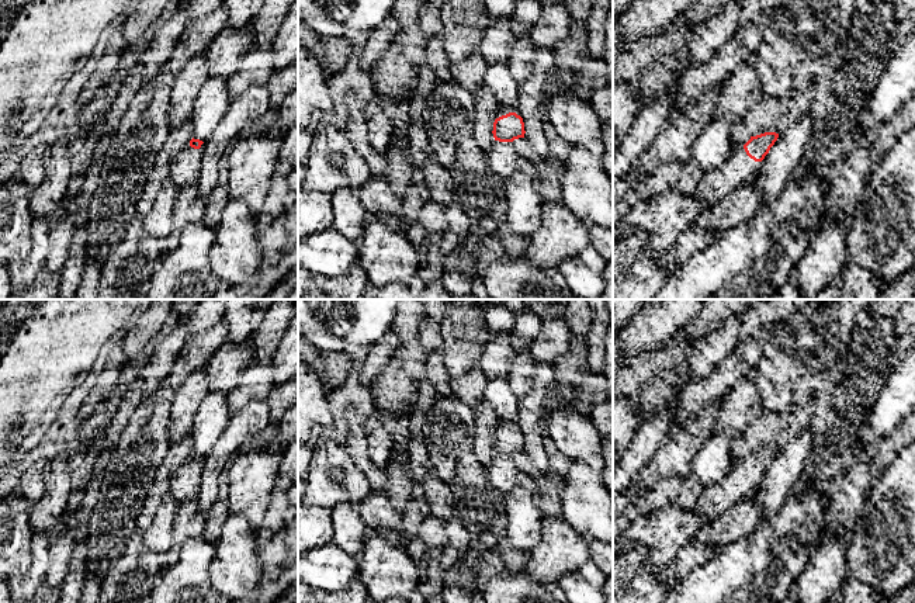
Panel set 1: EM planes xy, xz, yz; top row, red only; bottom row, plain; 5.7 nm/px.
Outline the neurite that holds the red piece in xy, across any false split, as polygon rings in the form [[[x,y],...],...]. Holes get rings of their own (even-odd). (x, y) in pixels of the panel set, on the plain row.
[[[193,453],[176,471],[170,481],[170,493],[179,505],[198,498],[204,467],[205,457]]]

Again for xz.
[[[499,420],[493,437],[493,453],[499,457],[513,457],[524,453],[524,437],[517,422]]]

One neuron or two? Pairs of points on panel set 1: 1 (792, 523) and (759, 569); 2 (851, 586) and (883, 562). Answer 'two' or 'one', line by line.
1: one
2: two

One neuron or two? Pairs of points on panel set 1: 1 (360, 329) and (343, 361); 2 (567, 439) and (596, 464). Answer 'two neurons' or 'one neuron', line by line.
1: two neurons
2: one neuron

